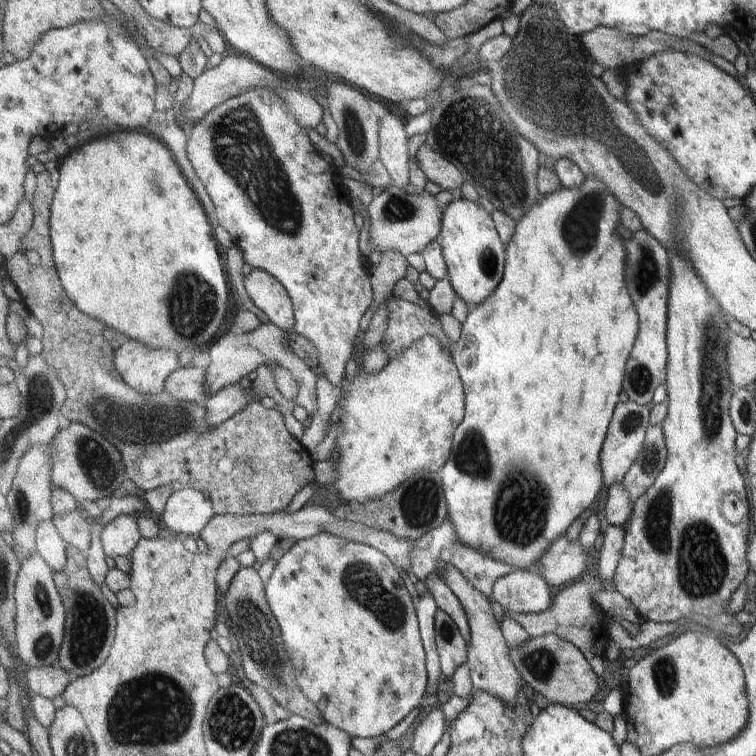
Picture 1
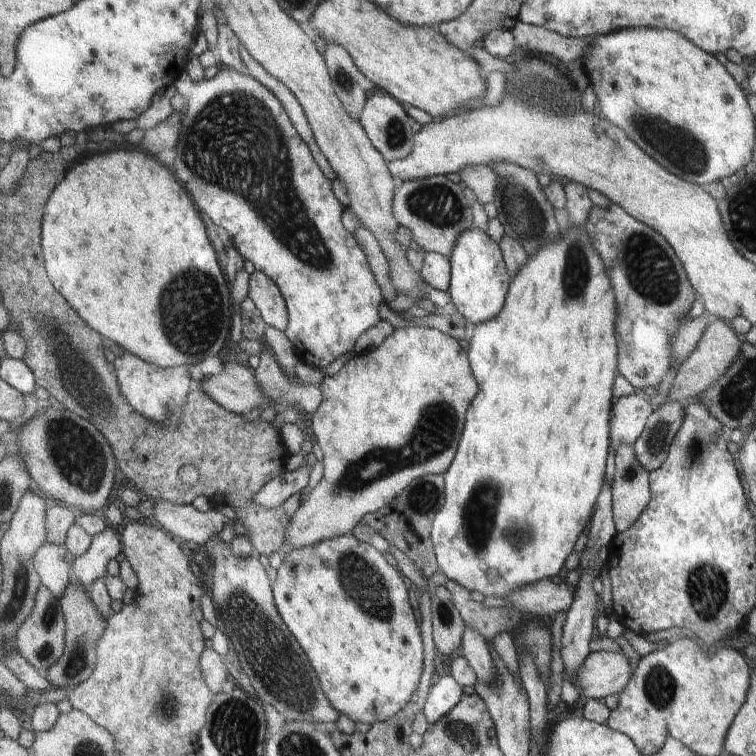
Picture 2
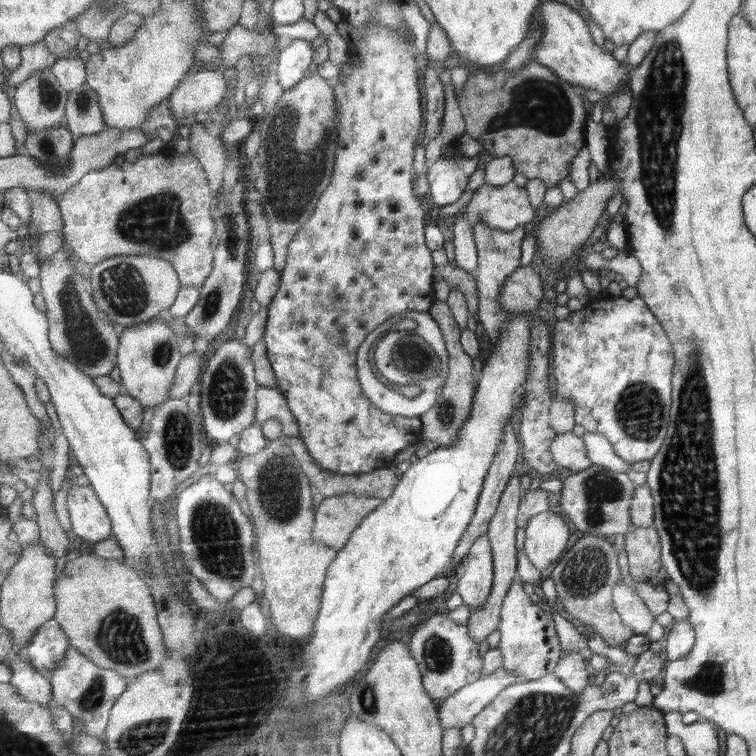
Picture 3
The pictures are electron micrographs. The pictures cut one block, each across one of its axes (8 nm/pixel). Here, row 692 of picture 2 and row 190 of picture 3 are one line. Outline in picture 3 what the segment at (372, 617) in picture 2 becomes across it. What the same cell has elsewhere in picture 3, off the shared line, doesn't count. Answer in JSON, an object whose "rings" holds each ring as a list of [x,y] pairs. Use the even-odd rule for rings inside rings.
{"rings":[[[370,22],[366,28],[360,30],[361,41],[352,49],[357,52],[355,57],[355,66],[345,62],[344,70],[341,70],[337,77],[339,83],[335,86],[338,96],[337,102],[337,132],[339,132],[339,149],[337,154],[335,171],[329,187],[325,189],[322,198],[319,199],[314,215],[307,221],[306,226],[295,235],[295,241],[289,246],[289,255],[287,255],[287,264],[280,275],[279,292],[275,295],[273,302],[268,307],[270,310],[269,320],[265,331],[264,341],[268,346],[268,355],[274,368],[277,380],[279,381],[280,392],[287,397],[290,409],[296,416],[300,426],[301,438],[305,441],[311,456],[324,469],[342,475],[361,475],[382,469],[393,467],[393,458],[413,446],[419,444],[424,438],[423,426],[419,417],[393,416],[383,412],[370,401],[370,398],[363,393],[363,388],[357,379],[357,350],[361,342],[383,322],[387,322],[393,316],[405,314],[408,310],[428,313],[432,304],[436,301],[434,293],[434,272],[436,264],[434,263],[433,252],[425,244],[425,208],[421,206],[419,194],[416,190],[416,175],[413,171],[415,164],[415,145],[420,144],[420,132],[423,128],[423,107],[421,104],[421,88],[419,88],[419,76],[423,73],[424,58],[418,54],[413,44],[413,36],[408,32],[398,32],[394,28],[388,28],[380,22]]]}

